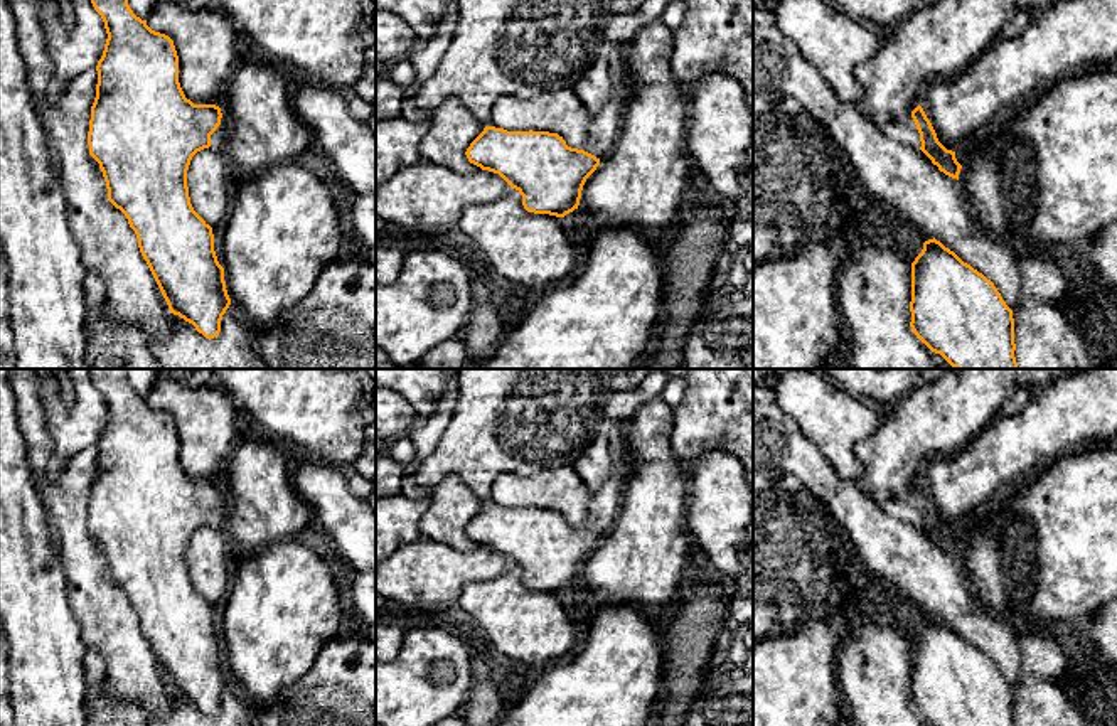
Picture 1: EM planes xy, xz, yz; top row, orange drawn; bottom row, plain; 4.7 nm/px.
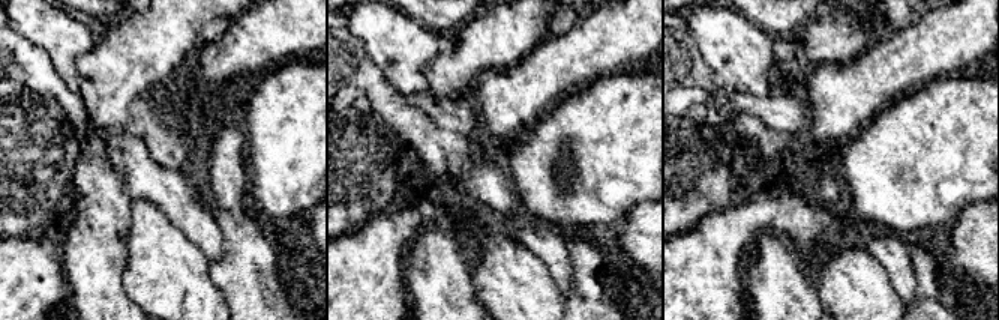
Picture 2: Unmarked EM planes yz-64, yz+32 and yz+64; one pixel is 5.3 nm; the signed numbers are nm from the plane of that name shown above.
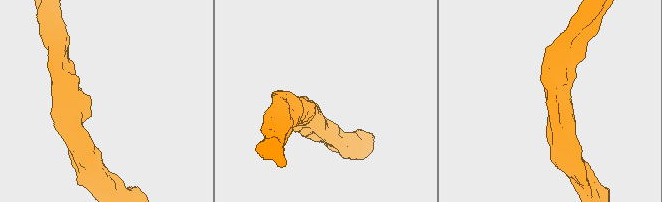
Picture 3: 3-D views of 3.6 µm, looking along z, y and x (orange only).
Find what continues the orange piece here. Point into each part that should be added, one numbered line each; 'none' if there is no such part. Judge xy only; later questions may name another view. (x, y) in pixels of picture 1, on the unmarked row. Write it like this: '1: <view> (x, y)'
1: xy (218, 516)

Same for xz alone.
1: xz (605, 504)

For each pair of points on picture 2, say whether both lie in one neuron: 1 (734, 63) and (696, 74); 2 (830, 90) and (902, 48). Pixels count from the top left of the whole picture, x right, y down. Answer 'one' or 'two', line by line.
1: two
2: one

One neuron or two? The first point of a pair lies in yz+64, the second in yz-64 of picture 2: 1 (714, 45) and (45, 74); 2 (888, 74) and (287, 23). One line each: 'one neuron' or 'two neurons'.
1: two neurons
2: one neuron

